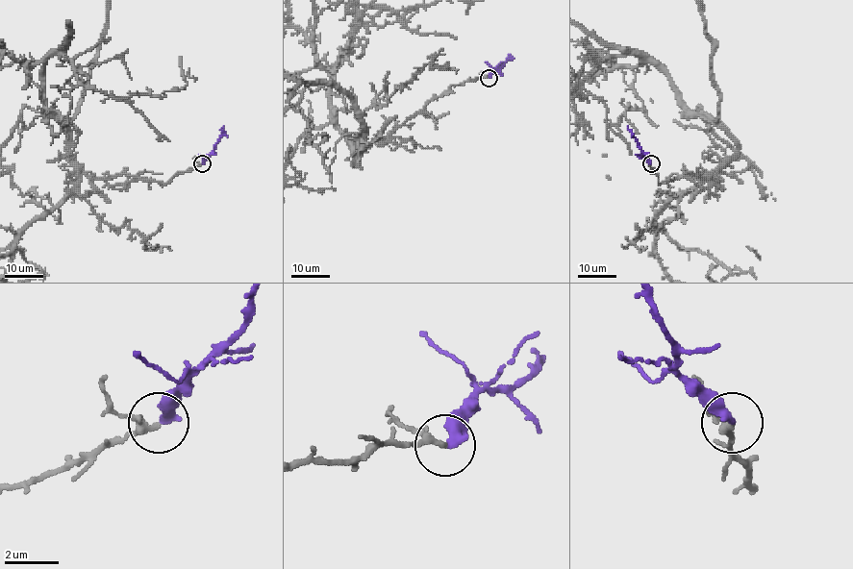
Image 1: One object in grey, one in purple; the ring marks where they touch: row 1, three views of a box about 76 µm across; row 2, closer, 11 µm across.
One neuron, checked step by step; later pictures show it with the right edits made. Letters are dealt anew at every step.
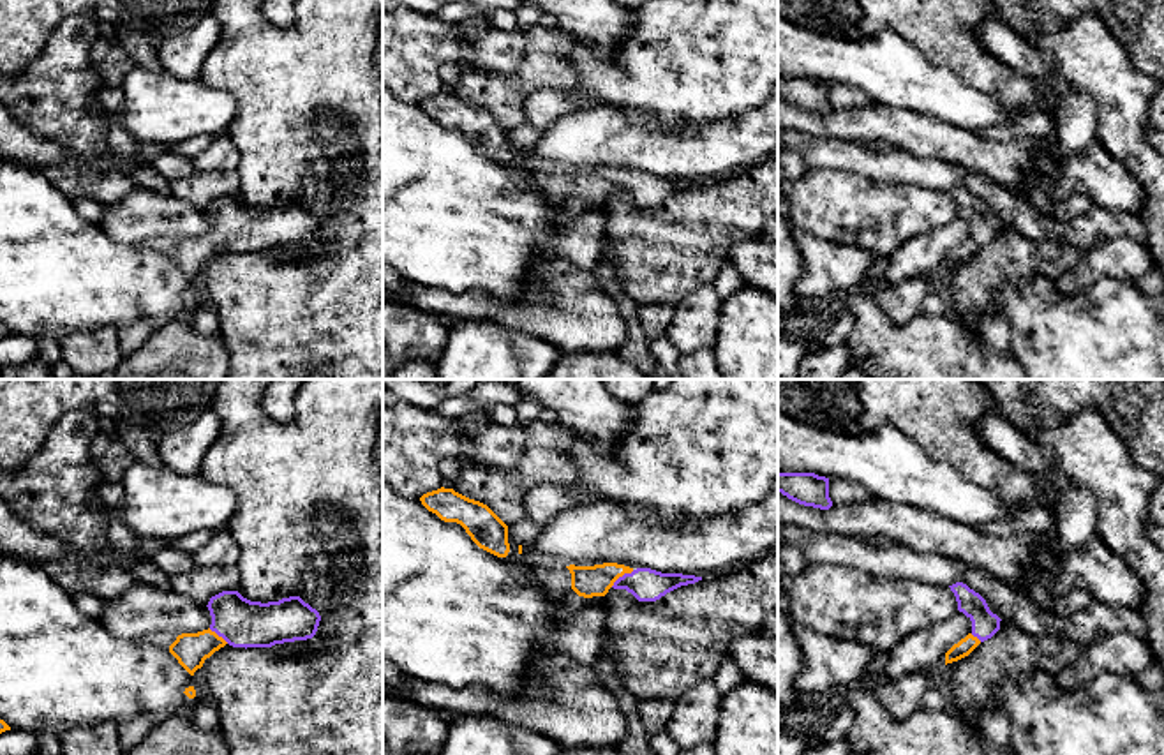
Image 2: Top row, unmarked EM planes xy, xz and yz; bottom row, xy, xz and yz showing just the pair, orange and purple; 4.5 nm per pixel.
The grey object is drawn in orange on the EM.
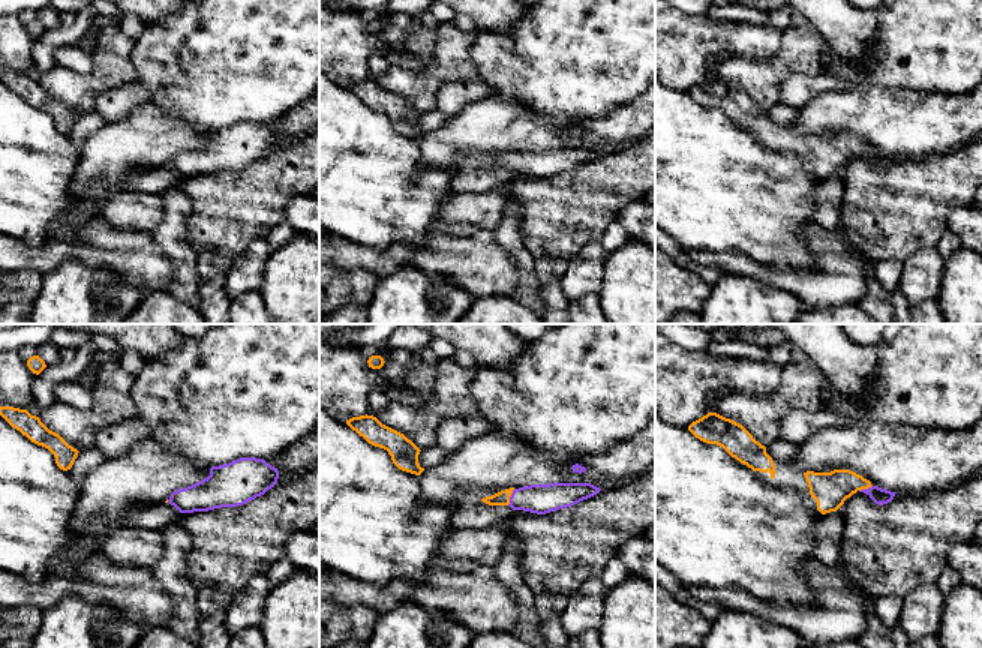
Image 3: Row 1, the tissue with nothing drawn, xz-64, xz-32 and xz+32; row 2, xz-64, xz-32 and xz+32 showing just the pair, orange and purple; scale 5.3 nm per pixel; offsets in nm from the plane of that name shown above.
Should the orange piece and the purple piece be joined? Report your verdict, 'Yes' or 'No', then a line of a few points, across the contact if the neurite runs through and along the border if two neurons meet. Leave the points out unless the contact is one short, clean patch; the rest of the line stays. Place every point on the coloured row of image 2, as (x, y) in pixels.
Yes. Line: xz (586, 581), (621, 575), (646, 584)

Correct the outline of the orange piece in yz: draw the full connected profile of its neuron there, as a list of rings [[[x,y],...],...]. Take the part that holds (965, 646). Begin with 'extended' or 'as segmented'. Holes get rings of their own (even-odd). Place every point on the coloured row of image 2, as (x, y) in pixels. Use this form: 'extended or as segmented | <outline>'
extended | [[[963,582],[949,586],[956,596],[958,610],[972,621],[972,632],[945,653],[945,665],[968,656],[981,642],[1000,630],[1000,617],[993,614],[986,600]]]

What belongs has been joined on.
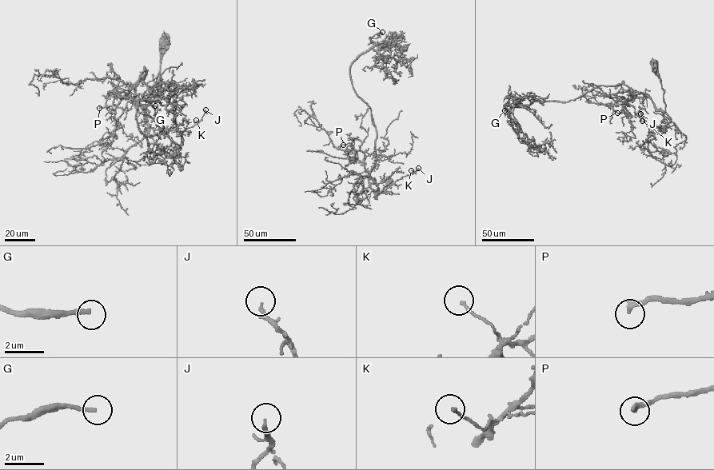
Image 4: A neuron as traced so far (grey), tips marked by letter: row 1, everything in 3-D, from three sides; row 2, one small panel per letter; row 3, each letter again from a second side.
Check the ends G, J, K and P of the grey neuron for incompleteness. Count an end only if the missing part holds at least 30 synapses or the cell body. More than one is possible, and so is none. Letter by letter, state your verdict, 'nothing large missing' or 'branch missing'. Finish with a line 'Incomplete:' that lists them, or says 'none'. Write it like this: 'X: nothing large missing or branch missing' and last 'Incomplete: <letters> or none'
G: branch missing
J: nothing large missing
K: nothing large missing
P: branch missing
Incomplete: G, P

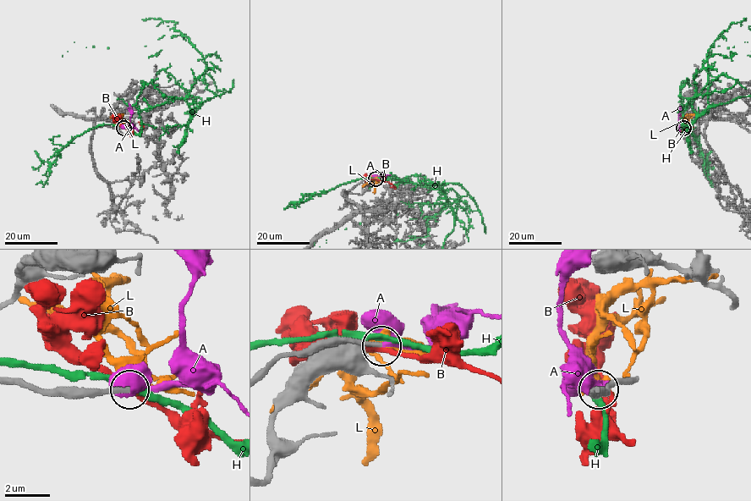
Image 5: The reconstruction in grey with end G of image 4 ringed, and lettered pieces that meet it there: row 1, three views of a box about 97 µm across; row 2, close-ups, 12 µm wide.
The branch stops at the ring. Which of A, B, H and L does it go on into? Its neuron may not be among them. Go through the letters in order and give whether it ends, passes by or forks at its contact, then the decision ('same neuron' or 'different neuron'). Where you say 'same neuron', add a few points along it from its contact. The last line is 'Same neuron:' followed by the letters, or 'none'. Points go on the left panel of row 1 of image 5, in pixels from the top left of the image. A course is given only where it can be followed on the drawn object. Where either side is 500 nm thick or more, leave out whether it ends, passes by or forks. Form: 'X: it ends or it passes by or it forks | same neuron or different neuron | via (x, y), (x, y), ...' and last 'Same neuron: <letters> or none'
A: it passes by | same neuron | via (123, 127), (129, 126), (132, 108), (128, 102)
B: it passes by | different neuron
H: it passes by | different neuron
L: it passes by | different neuron
Same neuron: A

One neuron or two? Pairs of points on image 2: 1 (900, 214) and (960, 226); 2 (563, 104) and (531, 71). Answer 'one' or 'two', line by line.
1: two
2: two

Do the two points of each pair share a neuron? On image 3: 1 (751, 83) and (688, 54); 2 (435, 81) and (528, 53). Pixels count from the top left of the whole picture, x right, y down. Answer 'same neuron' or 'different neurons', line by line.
1: different neurons
2: different neurons

